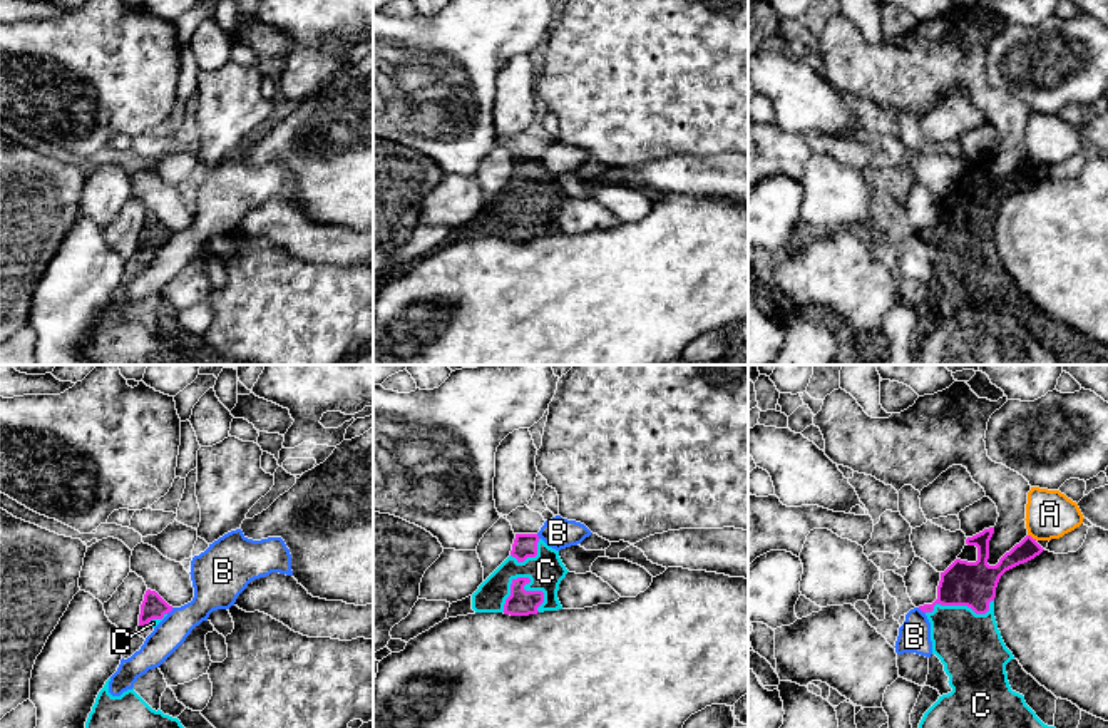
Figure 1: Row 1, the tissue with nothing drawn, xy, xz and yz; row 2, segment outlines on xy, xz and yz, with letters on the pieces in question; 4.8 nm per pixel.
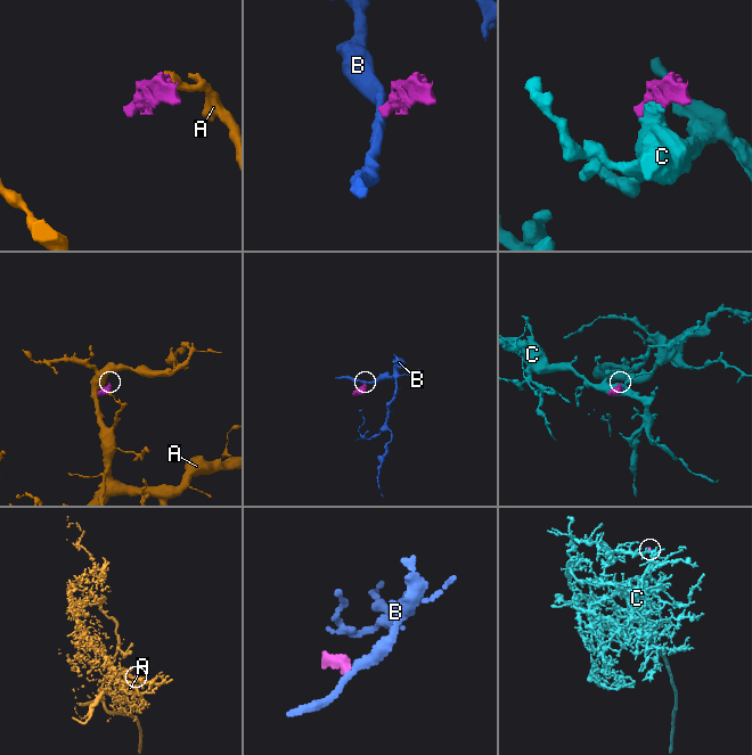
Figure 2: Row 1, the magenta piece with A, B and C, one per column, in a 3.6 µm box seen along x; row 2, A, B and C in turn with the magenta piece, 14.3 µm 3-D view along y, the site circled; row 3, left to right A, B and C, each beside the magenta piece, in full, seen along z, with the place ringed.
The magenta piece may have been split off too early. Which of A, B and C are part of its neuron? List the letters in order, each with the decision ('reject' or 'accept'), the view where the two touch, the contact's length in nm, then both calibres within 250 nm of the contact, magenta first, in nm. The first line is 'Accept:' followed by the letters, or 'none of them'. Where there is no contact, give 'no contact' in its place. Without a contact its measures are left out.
Accept: C
A: reject; meets magenta in yz; contact 50 nm long; 100 nm thick on the magenta side, 240 nm on the other
B: reject; meets magenta in xy; contact 50 nm long; 120 nm thick on the magenta side, 200 nm on the other
C: accept; meets magenta in xz; contact 220 nm long; 130 nm thick on the magenta side, 170 nm on the other

